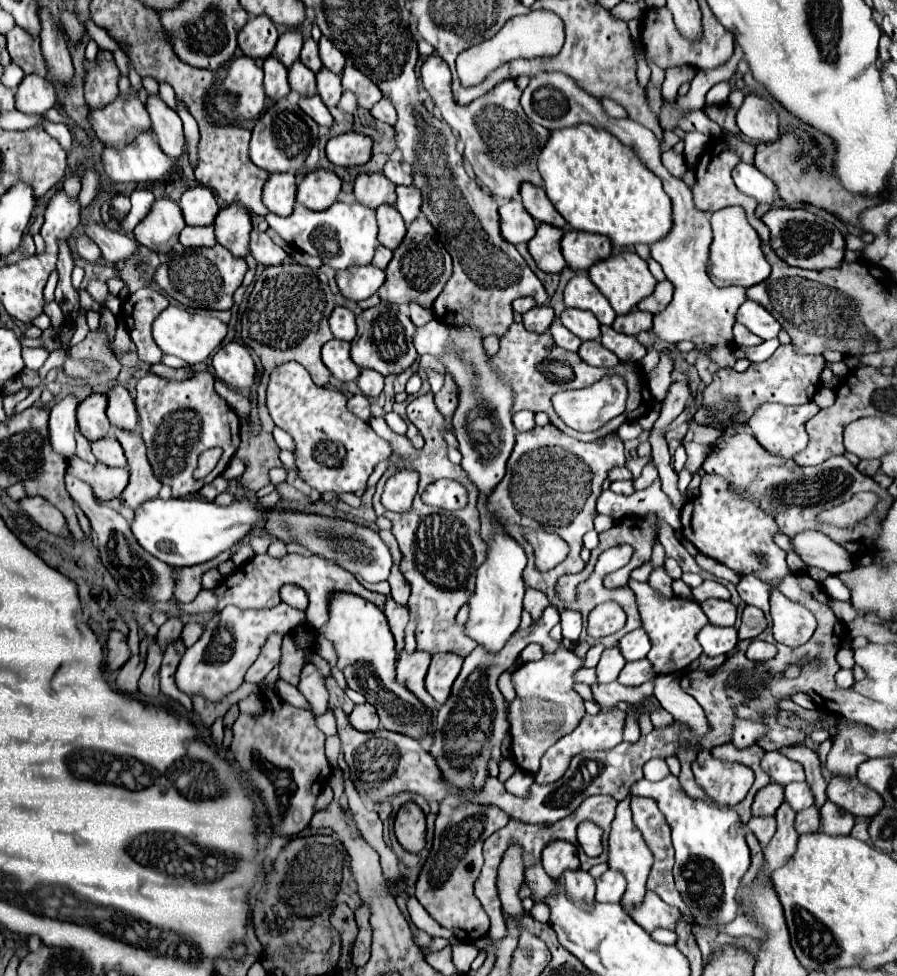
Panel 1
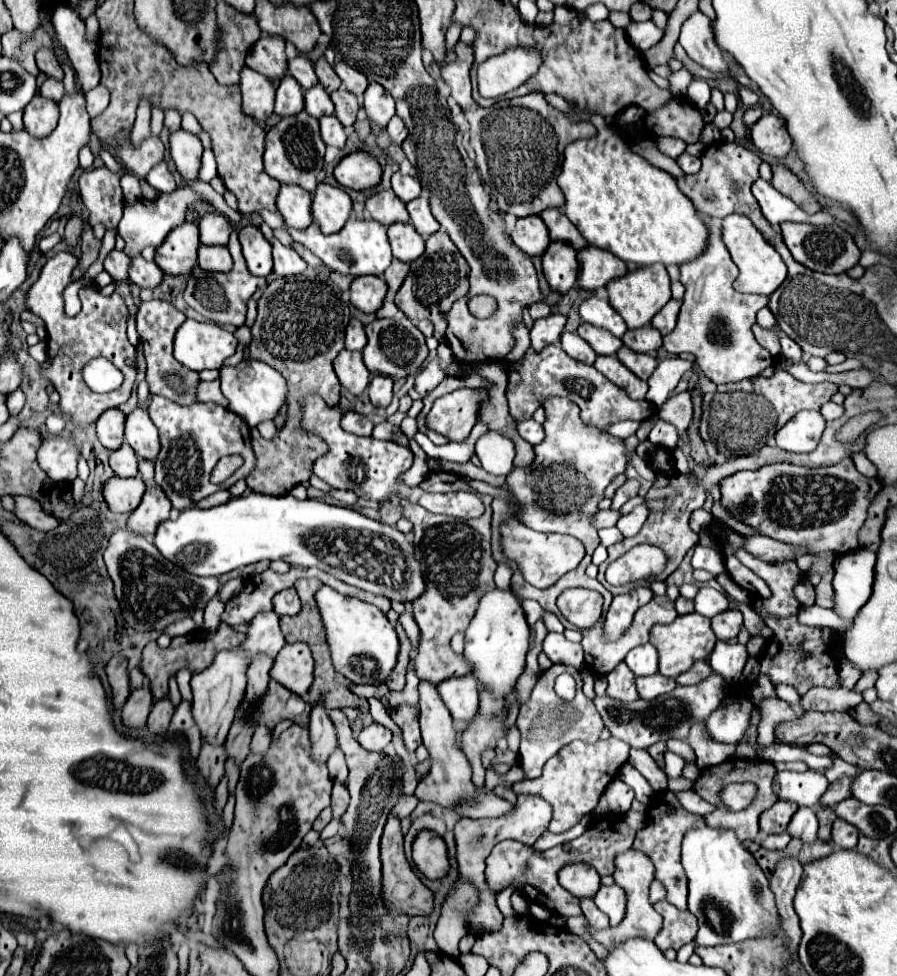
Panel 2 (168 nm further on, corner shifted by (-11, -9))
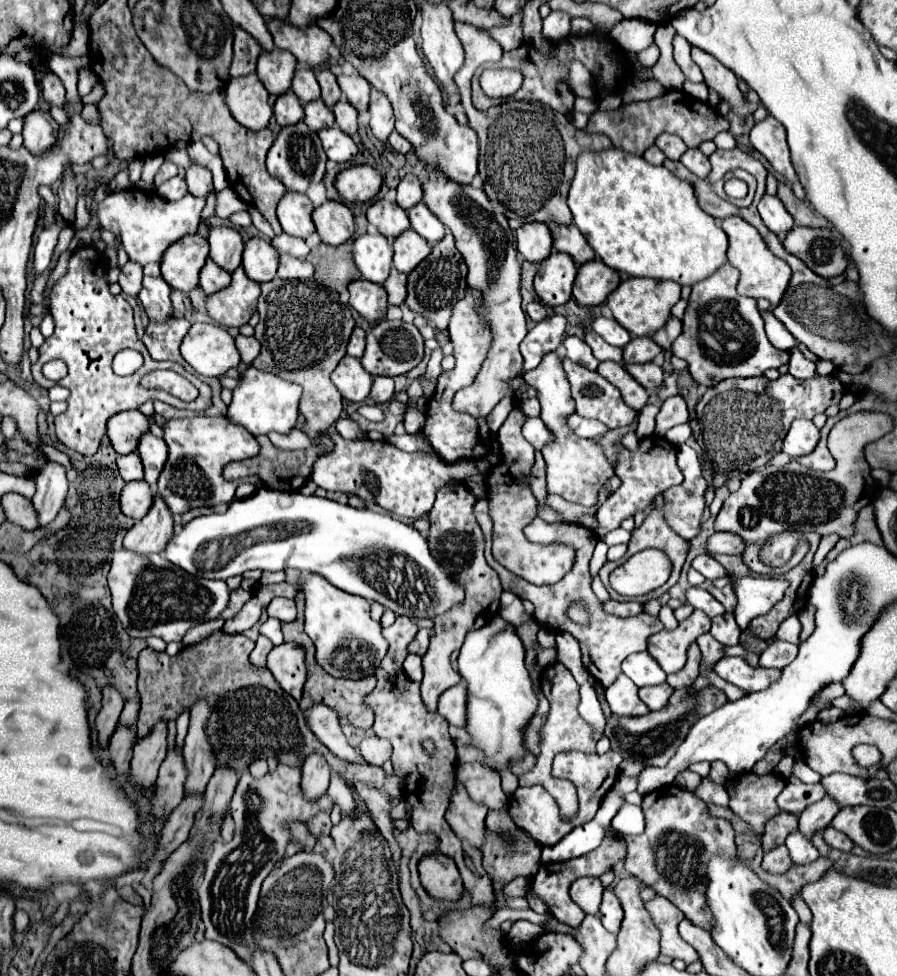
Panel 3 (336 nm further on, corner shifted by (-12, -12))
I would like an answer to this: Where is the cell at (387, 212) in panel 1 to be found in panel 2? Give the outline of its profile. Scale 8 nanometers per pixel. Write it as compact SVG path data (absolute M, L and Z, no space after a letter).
M393 223L387 231L393 255L403 263L415 261L425 251L423 237L413 229L411 223Z

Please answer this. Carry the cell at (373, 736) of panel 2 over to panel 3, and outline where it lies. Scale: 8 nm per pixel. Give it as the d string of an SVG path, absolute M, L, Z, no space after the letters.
M372 736L372 738L364 738L360 742L360 754L366 764L382 766L392 754L392 746L388 744L388 740L380 740L380 738Z

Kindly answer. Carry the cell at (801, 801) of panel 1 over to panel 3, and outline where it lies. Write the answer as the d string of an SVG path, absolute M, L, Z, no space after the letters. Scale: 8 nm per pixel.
M792 832L792 836L788 836L786 848L788 848L794 864L810 864L812 860L816 860L820 856L818 850L812 846L810 838L800 836L800 832Z

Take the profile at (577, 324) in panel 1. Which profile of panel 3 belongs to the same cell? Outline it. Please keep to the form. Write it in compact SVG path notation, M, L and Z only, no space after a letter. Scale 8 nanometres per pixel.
M588 332L584 340L586 340L586 344L592 348L592 354L594 354L600 362L604 362L604 360L622 362L622 350L604 344L604 340L600 340L600 336L596 336L596 332Z

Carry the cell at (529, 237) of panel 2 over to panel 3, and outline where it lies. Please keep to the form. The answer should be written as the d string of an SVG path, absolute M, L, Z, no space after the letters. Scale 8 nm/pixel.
M540 222L522 224L516 230L516 242L518 242L518 252L528 262L542 262L552 252L550 230L546 224L540 224Z

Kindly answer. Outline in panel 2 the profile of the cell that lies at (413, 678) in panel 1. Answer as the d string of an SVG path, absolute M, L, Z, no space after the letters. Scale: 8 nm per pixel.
M421 681L419 687L419 721L421 721L421 737L423 745L429 751L431 757L431 771L429 775L417 785L415 795L421 801L433 801L439 803L441 807L451 807L459 801L463 801L467 795L475 795L475 785L471 783L471 767L467 757L461 753L457 747L457 731L453 729L453 719L451 713L447 711L445 703L441 701L437 687L431 685L429 681Z

